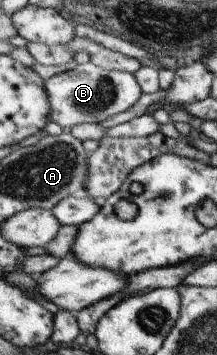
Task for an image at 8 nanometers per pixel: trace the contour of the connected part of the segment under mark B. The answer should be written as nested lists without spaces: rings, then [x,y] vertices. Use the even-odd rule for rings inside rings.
[[[91,61],[47,79],[45,85],[52,104],[52,121],[72,131],[83,123],[97,123],[130,110],[144,94],[135,73],[107,71]]]

